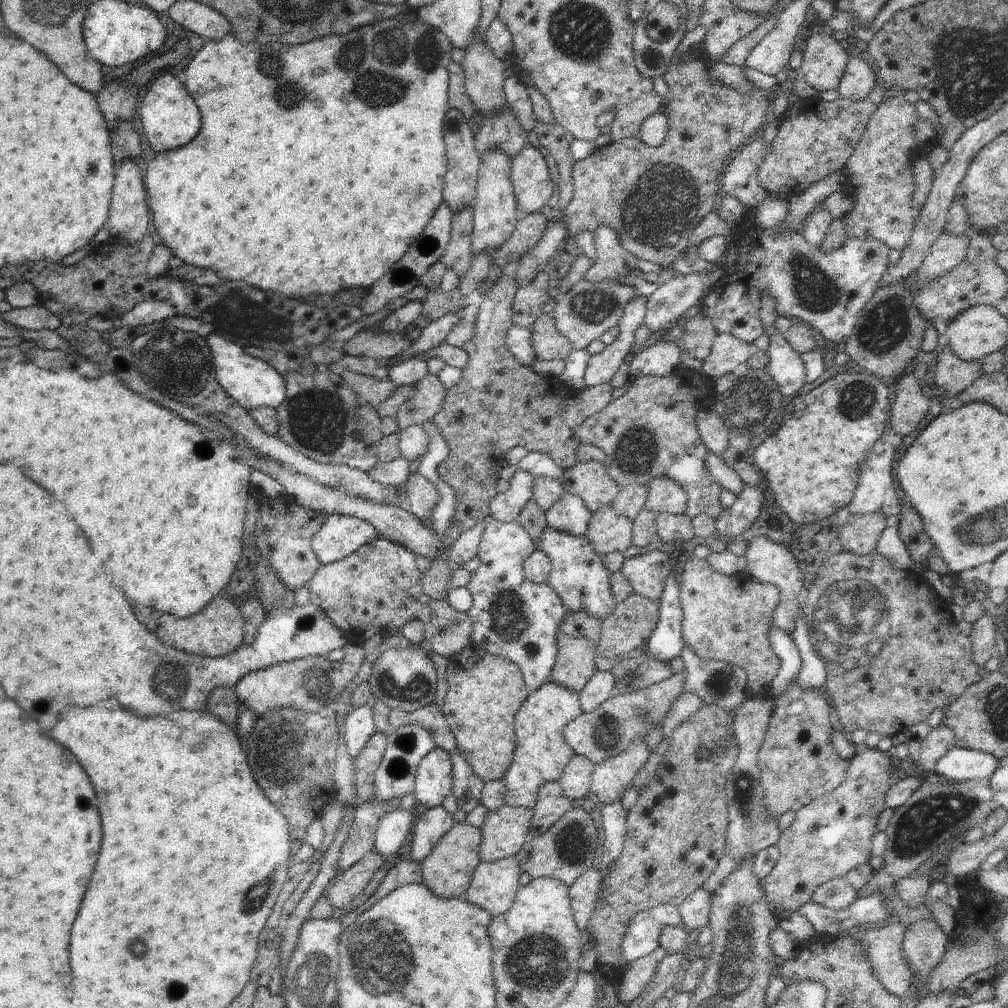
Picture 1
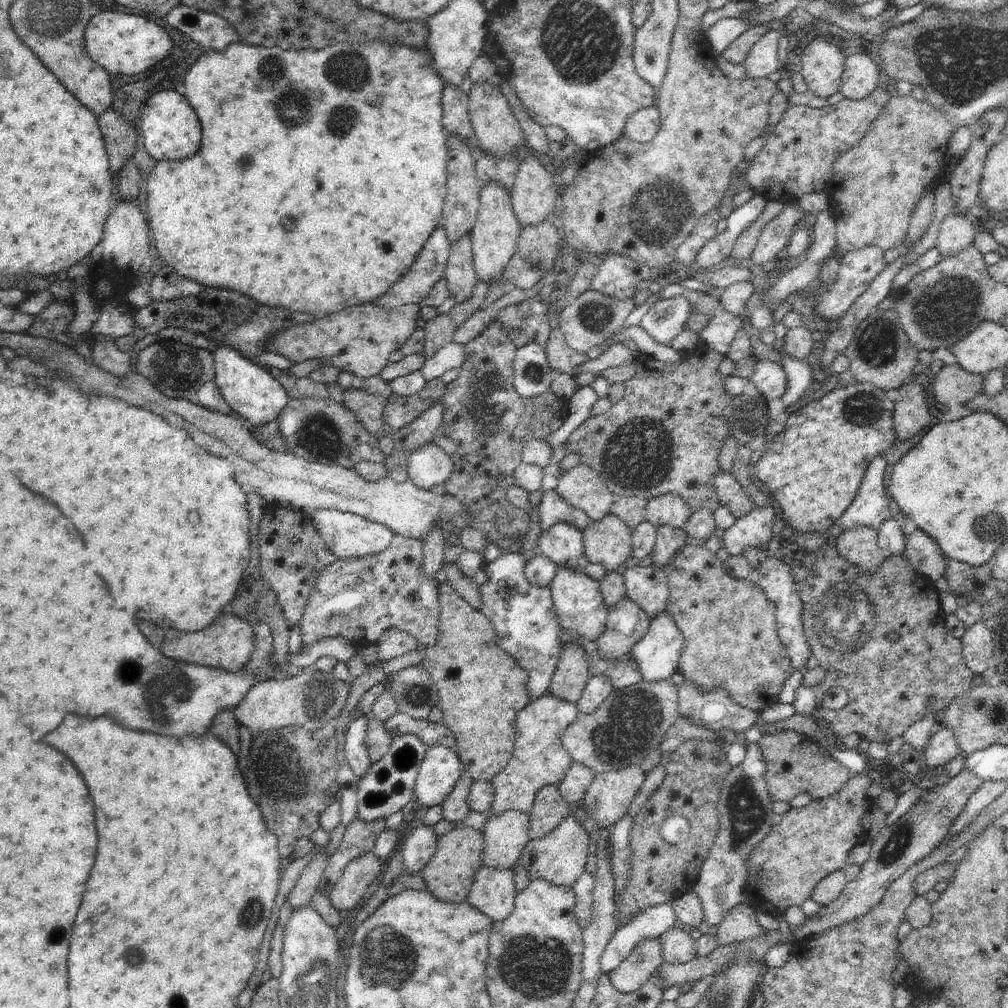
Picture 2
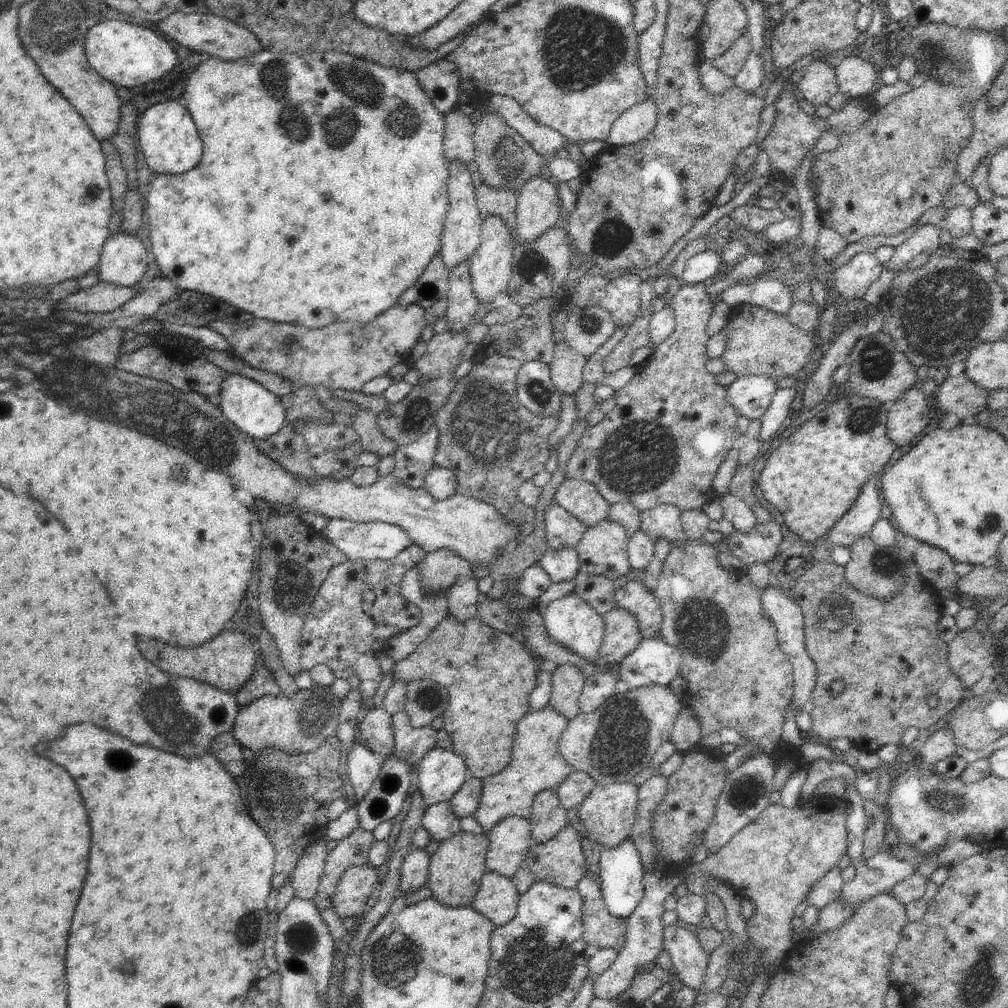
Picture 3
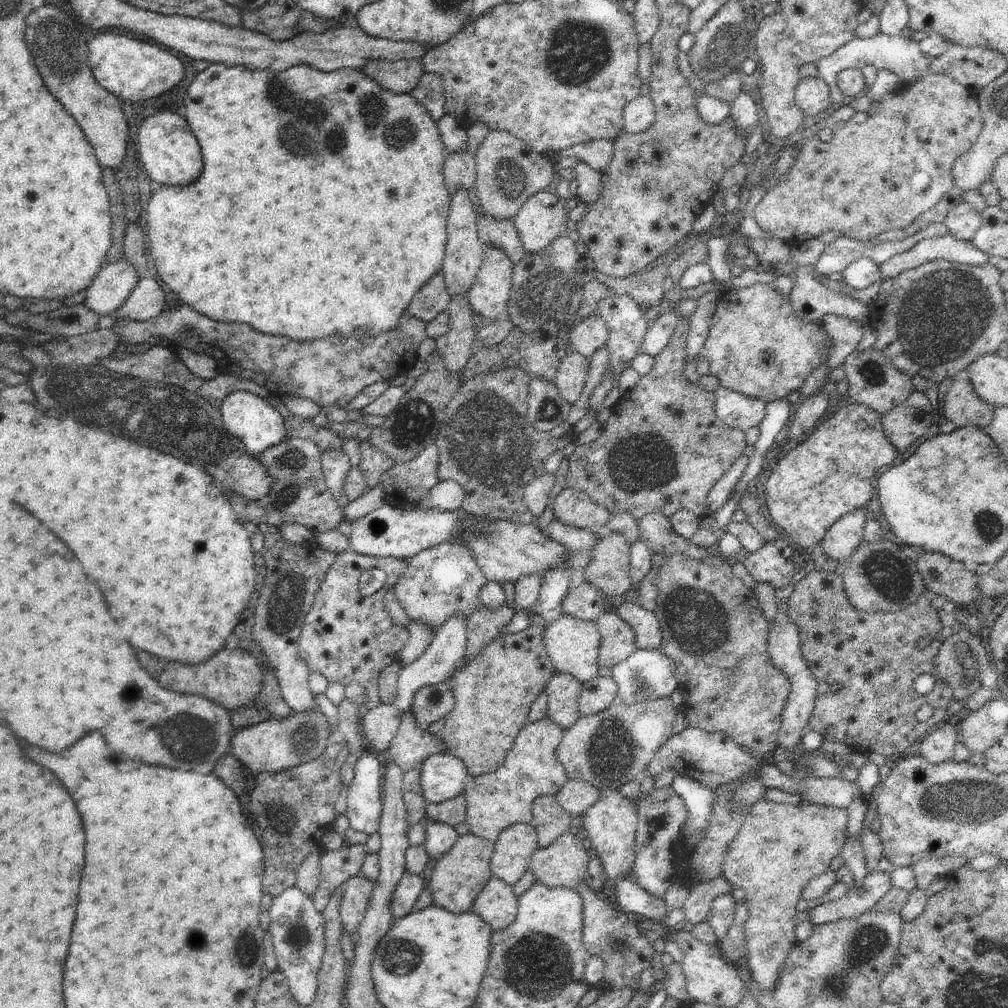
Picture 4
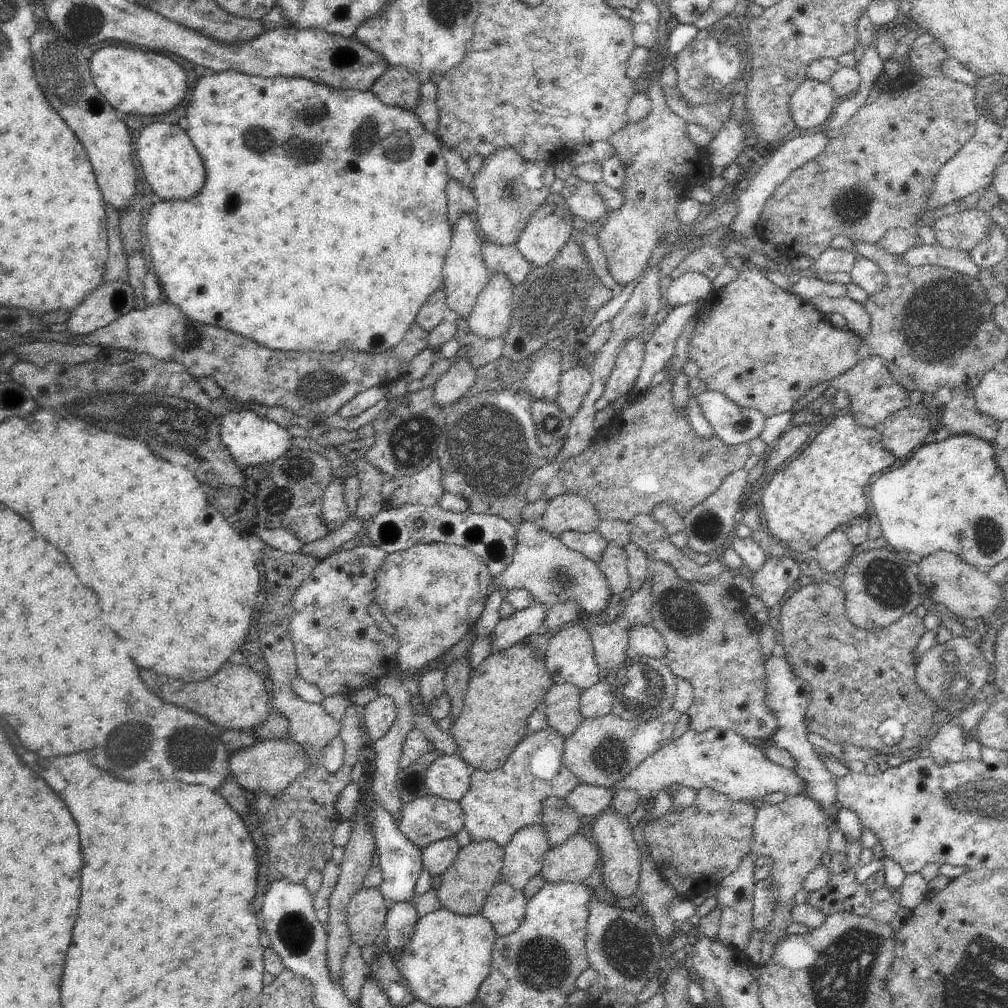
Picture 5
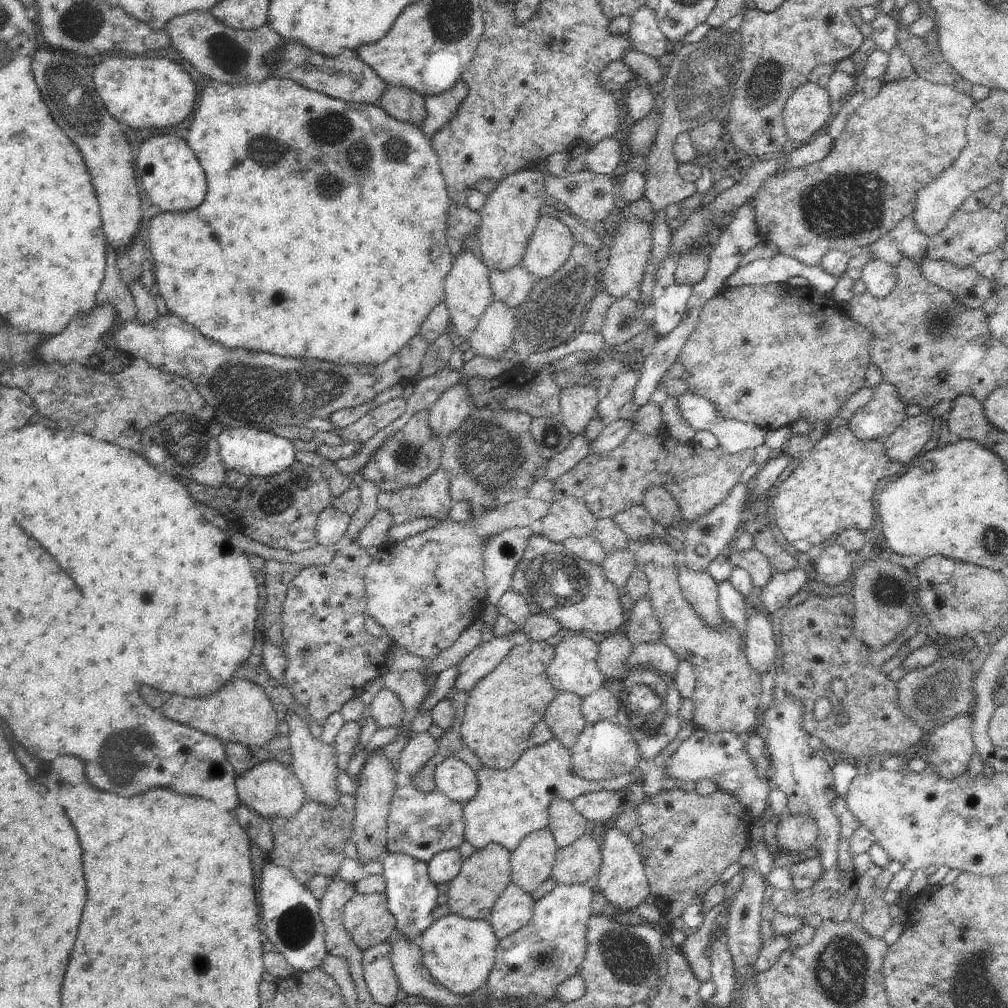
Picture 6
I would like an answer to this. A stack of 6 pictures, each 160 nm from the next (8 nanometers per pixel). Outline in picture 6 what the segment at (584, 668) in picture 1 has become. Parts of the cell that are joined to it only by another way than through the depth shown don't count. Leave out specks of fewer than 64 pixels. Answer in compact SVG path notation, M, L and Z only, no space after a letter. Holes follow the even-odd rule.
M557 691L543 716L554 737L568 750L576 744L580 733L587 725L581 711L582 703L583 698L572 691Z

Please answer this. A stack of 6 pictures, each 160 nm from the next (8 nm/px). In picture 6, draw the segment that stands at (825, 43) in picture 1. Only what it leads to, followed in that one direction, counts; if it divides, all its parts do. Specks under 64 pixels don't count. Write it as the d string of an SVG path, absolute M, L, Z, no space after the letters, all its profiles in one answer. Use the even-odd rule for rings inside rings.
M810 80L800 85L783 108L789 145L796 147L808 143L824 131L835 110L826 88Z

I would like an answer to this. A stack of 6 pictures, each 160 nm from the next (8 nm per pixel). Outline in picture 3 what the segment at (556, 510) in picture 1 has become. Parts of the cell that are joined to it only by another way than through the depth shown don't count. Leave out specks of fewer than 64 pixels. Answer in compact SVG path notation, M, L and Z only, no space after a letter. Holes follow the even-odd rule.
M577 549L547 550L538 562L554 584L580 577Z

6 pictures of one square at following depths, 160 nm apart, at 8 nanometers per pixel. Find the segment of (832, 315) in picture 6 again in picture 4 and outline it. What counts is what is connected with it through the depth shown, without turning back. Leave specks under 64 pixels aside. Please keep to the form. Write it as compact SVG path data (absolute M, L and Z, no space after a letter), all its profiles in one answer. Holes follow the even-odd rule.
M754 283L747 287L732 287L728 292L720 294L708 338L702 345L699 356L708 360L710 375L719 380L720 387L768 404L786 399L790 392L800 391L812 372L822 362L829 360L833 348L834 342L822 324L795 315L789 296L780 296L768 283Z

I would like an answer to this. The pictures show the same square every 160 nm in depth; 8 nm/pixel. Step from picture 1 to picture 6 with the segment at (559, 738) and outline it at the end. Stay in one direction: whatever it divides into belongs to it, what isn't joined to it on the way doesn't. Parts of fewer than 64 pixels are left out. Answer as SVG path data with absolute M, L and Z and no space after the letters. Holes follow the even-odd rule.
M699 729L684 740L678 750L668 760L663 774L672 776L674 780L682 780L684 783L693 780L700 782L702 779L714 779L718 786L727 793L734 795L748 809L748 812L756 818L767 814L767 798L772 790L769 783L770 774L764 777L759 775L749 758L745 738L732 731L711 733ZM556 738L546 744L529 747L510 768L493 769L482 766L478 770L478 790L463 808L464 838L481 851L490 843L501 844L511 853L532 832L549 826L549 806L554 799L576 800L592 791L617 791L635 781L640 771L607 781L587 781L573 771L571 751Z

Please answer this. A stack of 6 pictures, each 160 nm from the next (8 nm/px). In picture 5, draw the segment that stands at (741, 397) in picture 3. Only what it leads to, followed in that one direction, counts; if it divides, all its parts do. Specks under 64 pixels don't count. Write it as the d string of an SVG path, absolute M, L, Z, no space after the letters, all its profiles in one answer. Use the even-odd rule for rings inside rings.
M706 390L696 400L714 434L727 445L750 443L764 430L766 418L760 411L738 407L720 391Z

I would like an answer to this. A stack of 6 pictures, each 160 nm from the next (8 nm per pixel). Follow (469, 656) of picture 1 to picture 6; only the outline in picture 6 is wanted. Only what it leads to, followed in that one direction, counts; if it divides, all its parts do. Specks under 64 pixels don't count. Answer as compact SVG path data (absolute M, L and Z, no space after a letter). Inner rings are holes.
M522 639L508 651L496 668L471 690L461 724L461 740L480 758L483 766L493 769L510 768L528 750L528 738L532 728L543 718L546 709L554 700L557 690L548 678L548 667L555 655L549 641Z

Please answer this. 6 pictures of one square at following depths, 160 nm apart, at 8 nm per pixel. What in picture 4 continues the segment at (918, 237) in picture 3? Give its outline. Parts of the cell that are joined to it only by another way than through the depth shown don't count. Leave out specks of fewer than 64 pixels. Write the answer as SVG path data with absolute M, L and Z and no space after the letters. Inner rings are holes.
M950 234L936 238L923 238L910 250L898 253L881 264L881 278L884 280L898 276L905 270L916 268L938 258L963 265L983 267L988 263L988 257L971 241L958 240Z

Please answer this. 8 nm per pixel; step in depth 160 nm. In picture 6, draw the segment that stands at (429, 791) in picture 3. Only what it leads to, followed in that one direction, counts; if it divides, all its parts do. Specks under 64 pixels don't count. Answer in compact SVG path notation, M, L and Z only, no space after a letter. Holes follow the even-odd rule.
M458 756L450 757L435 770L435 788L450 800L466 804L478 790L477 773Z

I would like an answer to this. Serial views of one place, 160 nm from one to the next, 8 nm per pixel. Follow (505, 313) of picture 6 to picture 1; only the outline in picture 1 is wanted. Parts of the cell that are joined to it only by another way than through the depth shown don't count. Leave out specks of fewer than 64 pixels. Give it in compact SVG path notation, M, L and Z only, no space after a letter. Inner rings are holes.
M488 150L481 157L476 190L471 241L473 257L478 257L484 250L488 250L491 254L498 251L498 248L504 246L504 242L514 233L520 219L511 182L511 161L508 154L504 154L502 150Z

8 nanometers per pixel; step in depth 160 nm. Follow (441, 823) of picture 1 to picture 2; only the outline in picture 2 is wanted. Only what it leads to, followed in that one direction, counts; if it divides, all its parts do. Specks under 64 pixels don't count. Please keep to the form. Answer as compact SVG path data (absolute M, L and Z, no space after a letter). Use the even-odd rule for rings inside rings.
M422 824L413 830L402 848L403 870L409 875L420 875L436 852L438 837L434 827Z

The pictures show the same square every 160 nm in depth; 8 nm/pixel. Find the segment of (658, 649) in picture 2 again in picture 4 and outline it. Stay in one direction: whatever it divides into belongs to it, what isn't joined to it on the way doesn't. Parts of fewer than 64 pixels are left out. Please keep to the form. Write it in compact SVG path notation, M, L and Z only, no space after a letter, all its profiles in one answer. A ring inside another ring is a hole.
M638 649L626 660L619 662L608 671L616 681L617 695L614 704L632 704L638 700L653 701L670 697L674 689L680 686L677 679L675 662L669 659L661 650Z

